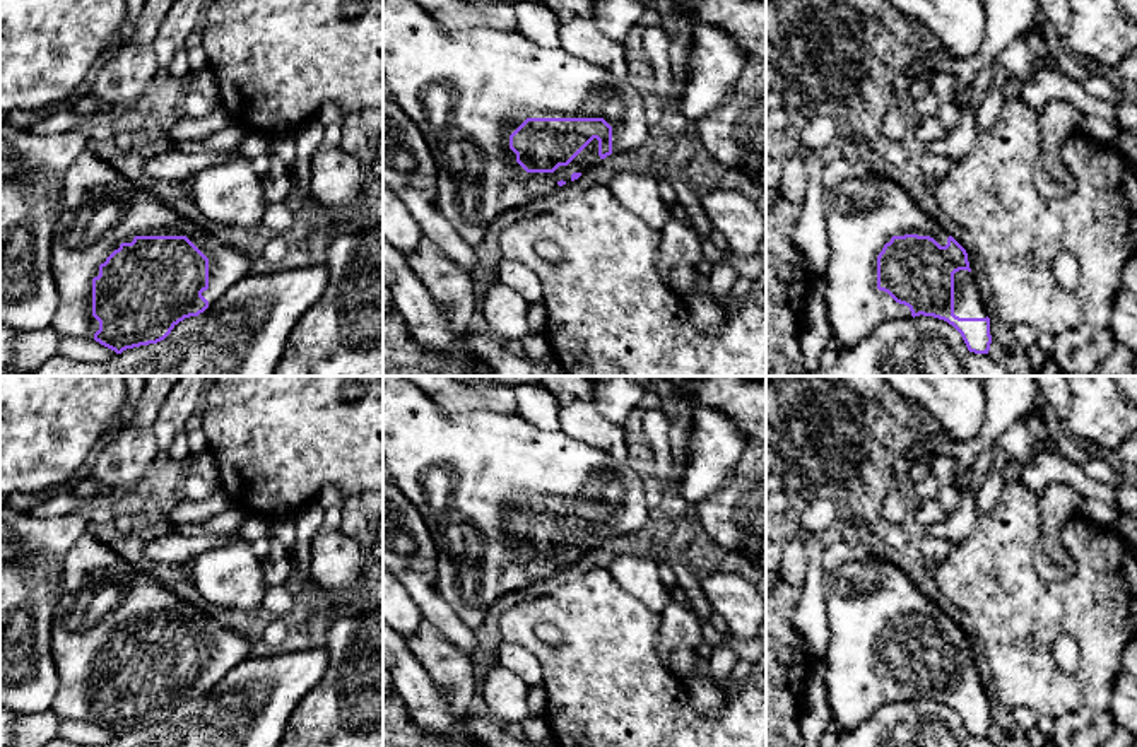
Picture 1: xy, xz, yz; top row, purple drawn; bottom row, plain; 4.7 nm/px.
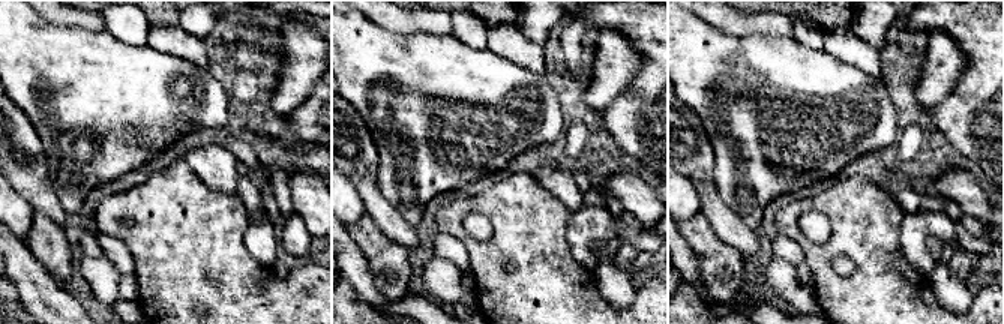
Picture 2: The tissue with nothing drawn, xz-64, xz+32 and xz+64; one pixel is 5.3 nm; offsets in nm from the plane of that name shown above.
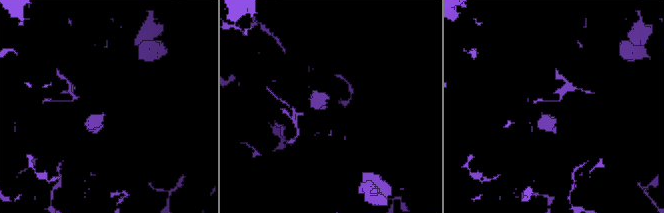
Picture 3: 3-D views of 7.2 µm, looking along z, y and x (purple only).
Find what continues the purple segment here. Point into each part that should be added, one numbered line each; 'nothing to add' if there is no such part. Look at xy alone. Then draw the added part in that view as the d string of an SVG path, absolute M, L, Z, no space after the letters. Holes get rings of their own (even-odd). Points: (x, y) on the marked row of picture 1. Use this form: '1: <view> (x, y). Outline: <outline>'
1: xy (101, 207). Outline: M85 149L65 174L63 212L51 238L51 272L60 294L51 328L65 337L94 340L99 321L92 316L92 279L99 275L99 265L135 236L186 236L209 258L209 289L202 292L209 304L251 274L253 258L248 253L224 244L219 236L178 215L154 191L140 188L111 162Z

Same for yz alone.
1: yz (864, 209). Outline: M845 152L826 157L822 202L829 263L826 309L838 349L851 349L881 323L911 318L908 306L877 289L877 256L893 236L930 236L940 246L949 232L882 171Z

